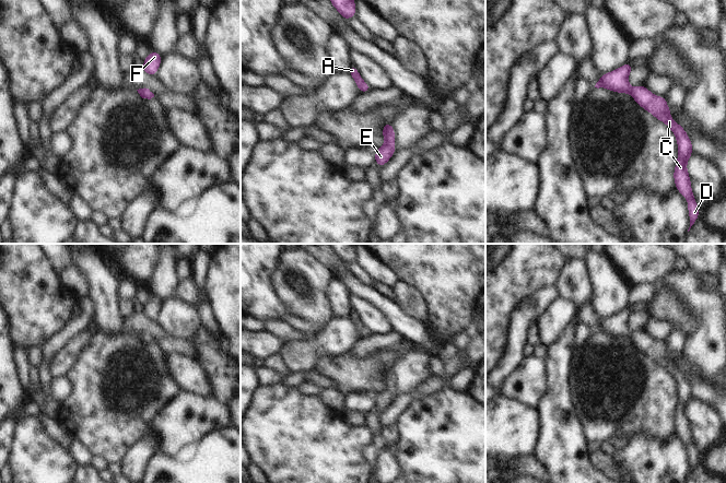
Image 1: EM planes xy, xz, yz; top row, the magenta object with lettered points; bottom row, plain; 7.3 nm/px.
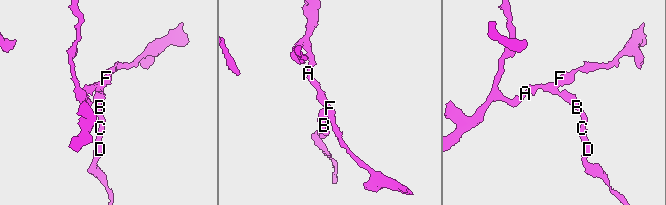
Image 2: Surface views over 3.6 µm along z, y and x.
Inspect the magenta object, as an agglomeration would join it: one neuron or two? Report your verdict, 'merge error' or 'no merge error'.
no merge error

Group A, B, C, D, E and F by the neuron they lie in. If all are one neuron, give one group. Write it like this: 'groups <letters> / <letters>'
groups A B C D E F

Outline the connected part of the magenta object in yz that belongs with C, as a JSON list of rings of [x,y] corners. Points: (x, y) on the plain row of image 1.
[[[628,306],[625,309],[620,311],[619,314],[616,314],[611,317],[605,318],[600,320],[599,326],[596,328],[595,332],[605,332],[609,335],[616,337],[616,338],[627,338],[631,339],[632,343],[646,356],[651,357],[655,363],[660,365],[661,367],[666,368],[668,373],[675,378],[676,385],[678,388],[678,404],[676,408],[676,412],[674,415],[674,424],[675,424],[675,431],[676,434],[687,444],[688,446],[688,456],[689,456],[689,464],[690,464],[690,472],[688,476],[690,475],[691,471],[694,469],[694,467],[700,461],[699,458],[699,451],[695,447],[693,436],[691,434],[691,424],[689,421],[689,417],[687,415],[687,408],[690,403],[690,400],[693,398],[693,391],[691,388],[691,385],[688,380],[688,378],[684,376],[684,374],[676,367],[671,361],[670,361],[670,353],[667,350],[667,345],[665,341],[656,341],[654,340],[649,334],[647,334],[644,329],[639,330],[637,332],[632,333],[630,331],[630,328],[628,326],[629,319],[631,315],[634,311]]]

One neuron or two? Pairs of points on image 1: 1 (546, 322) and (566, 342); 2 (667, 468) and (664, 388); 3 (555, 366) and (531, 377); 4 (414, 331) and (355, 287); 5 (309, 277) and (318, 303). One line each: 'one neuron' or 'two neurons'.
1: two neurons
2: two neurons
3: two neurons
4: one neuron
5: one neuron

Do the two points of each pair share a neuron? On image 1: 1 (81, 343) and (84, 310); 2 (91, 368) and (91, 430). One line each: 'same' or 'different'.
1: different
2: same

